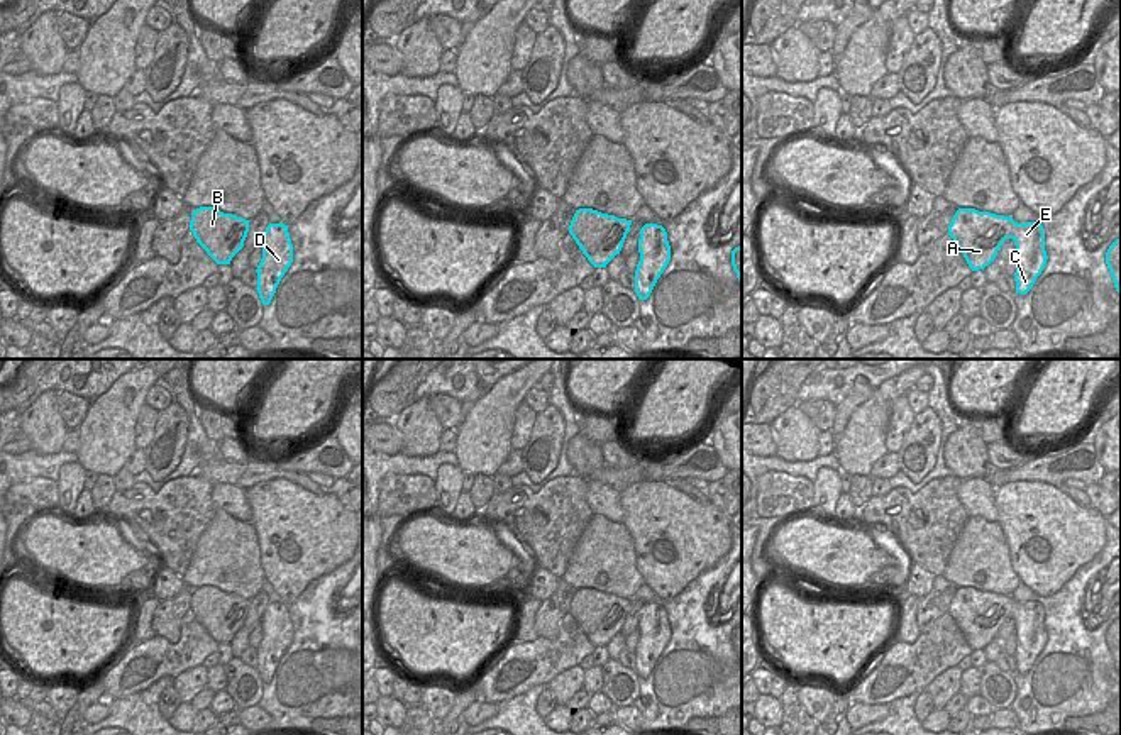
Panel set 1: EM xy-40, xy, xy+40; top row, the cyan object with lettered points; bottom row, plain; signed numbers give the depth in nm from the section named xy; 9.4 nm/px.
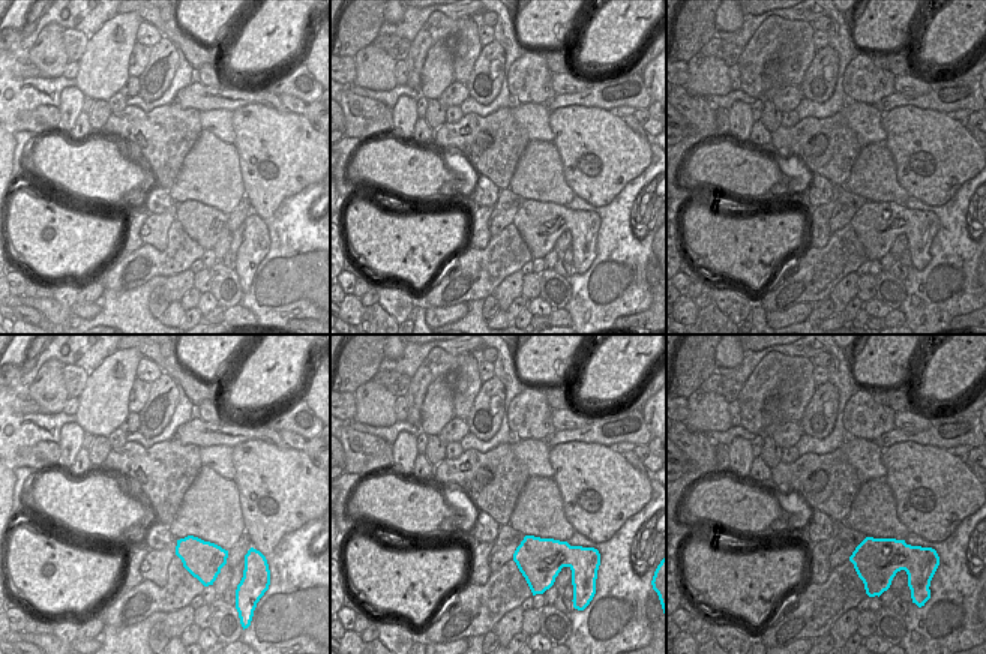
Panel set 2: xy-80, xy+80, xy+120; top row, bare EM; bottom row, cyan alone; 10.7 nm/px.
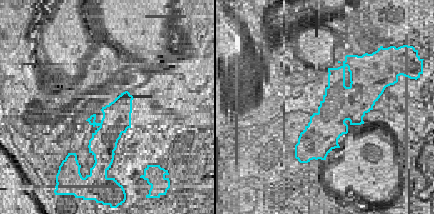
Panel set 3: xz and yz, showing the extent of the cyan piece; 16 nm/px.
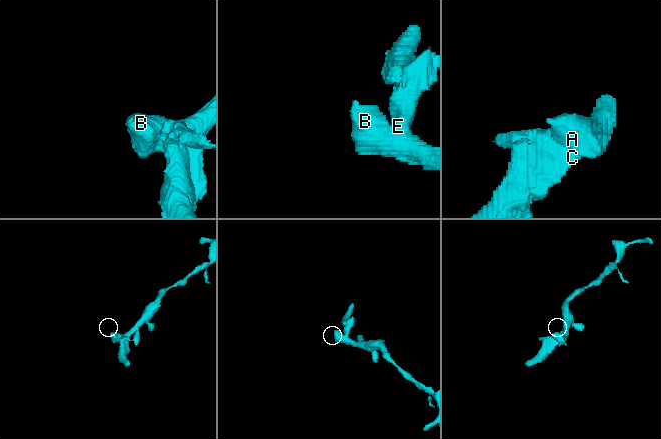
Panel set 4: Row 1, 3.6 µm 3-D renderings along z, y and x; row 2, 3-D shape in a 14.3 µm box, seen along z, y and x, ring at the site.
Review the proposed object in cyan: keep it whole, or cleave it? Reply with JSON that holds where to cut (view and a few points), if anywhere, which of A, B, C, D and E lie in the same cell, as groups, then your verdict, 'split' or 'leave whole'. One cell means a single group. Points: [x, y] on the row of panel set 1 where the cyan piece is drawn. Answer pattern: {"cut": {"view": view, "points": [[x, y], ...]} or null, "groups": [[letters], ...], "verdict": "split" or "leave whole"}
{"cut": null, "groups": [["A", "B", "C", "D", "E"]], "verdict": "leave whole"}

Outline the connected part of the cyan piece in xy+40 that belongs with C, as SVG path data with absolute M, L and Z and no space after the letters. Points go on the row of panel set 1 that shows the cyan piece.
M958 208L948 225L948 235L964 254L969 268L989 266L1006 239L1016 246L1016 293L1026 295L1046 266L1045 229L1038 222L1018 224L1013 217Z

